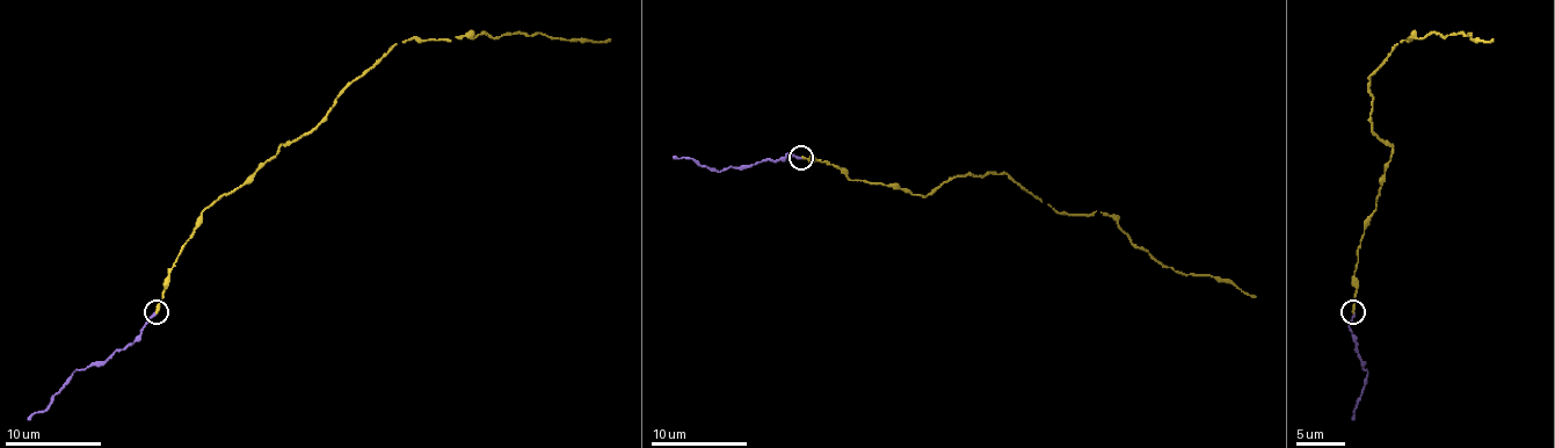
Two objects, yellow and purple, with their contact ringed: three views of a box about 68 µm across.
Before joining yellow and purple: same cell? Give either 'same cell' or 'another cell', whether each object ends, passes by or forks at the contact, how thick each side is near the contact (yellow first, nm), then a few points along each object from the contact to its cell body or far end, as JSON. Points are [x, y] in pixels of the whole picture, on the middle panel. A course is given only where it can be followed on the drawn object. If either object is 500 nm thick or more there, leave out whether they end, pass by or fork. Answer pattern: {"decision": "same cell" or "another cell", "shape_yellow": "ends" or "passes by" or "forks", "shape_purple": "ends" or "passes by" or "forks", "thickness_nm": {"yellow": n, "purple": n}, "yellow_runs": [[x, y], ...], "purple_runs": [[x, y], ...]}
{"decision": "same cell", "shape_yellow": "ends", "shape_purple": "ends", "thickness_nm": {"yellow": 240, "purple": 170}, "yellow_runs": [[800, 158], [922, 196], [956, 176], [1009, 174], [1059, 214], [1107, 214], [1165, 266], [1228, 279], [1255, 298]], "purple_runs": [[800, 158], [791, 153], [750, 167], [726, 167], [719, 172], [690, 158], [673, 156]]}

